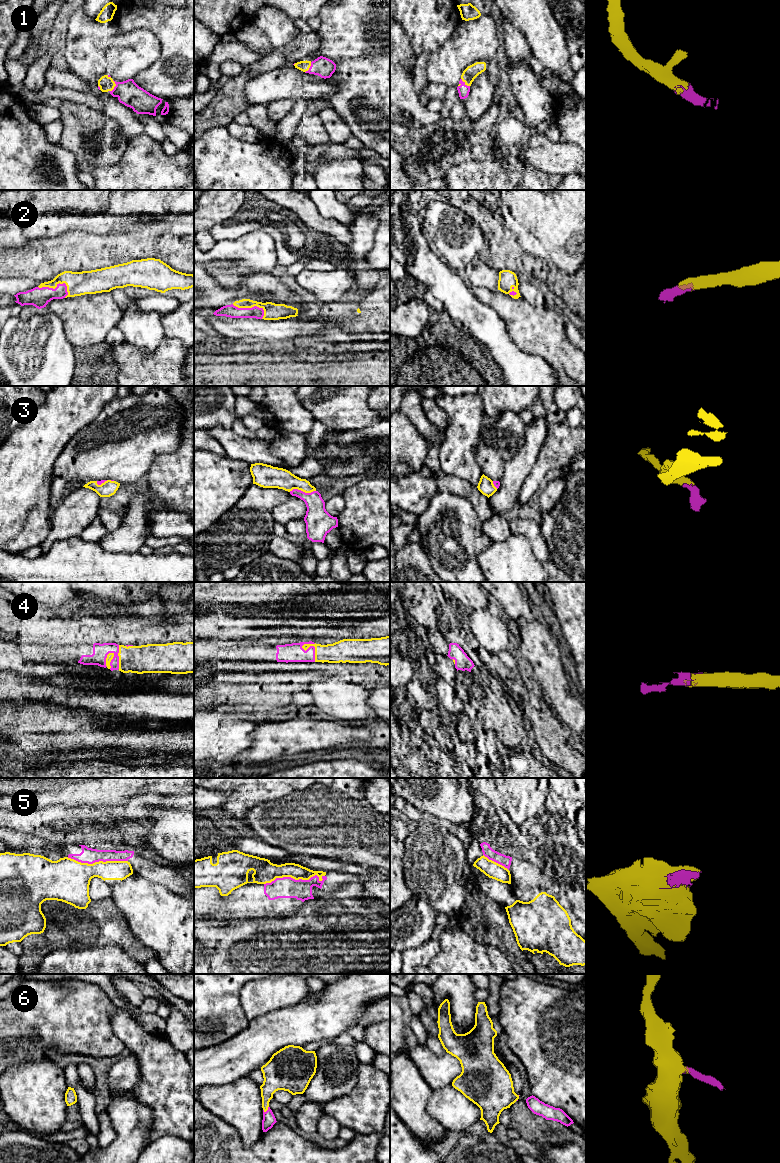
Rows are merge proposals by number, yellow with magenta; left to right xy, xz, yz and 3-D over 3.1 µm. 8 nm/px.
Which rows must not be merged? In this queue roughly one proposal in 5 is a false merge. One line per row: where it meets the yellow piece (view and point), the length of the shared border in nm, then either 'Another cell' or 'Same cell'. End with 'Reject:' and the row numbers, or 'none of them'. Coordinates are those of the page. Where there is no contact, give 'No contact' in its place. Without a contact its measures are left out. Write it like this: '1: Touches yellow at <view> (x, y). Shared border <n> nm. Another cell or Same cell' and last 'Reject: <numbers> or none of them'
1: Touches yellow at xy (114, 86). Shared border 100 nm. Same cell
2: Touches yellow at xy (56, 285). Shared border 260 nm. Same cell
3: Touches yellow at xz (302, 490). Shared border 220 nm. Same cell
4: Touches yellow at xz (315, 649). Shared border 180 nm. Same cell
5: Touches yellow at xz (295, 879). Shared border 500 nm. Another cell
6: Touches yellow at xz (267, 1109). Shared border 70 nm. Same cell
Reject: 5

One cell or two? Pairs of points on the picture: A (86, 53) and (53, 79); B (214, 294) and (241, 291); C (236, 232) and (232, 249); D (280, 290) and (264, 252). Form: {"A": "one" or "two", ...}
{"A": "two", "B": "one", "C": "two", "D": "two"}

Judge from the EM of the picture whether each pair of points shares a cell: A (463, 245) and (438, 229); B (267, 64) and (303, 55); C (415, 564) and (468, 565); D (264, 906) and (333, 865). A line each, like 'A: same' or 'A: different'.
A: same
B: different
C: different
D: different

